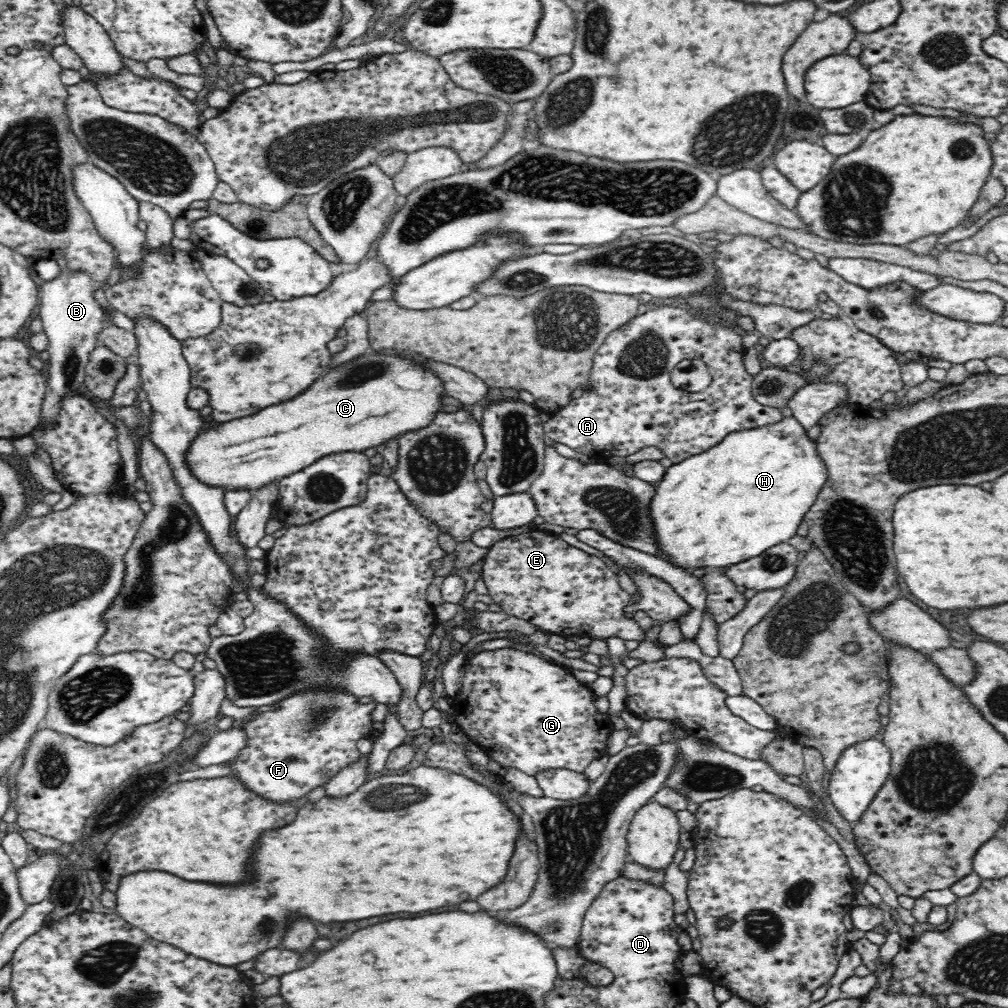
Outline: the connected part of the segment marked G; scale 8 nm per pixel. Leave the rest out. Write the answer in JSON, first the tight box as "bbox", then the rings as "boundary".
{"bbox":[452,647,614,776],"boundary":[[[508,647],[491,651],[481,651],[475,654],[472,664],[467,666],[465,675],[463,676],[461,690],[452,698],[452,715],[455,719],[456,728],[464,731],[464,734],[469,737],[471,742],[479,745],[494,762],[497,762],[504,768],[512,766],[512,768],[518,768],[518,770],[530,776],[534,776],[538,770],[548,769],[568,769],[582,774],[592,761],[605,756],[606,742],[608,742],[608,738],[610,738],[610,735],[614,732],[614,723],[612,720],[610,720],[606,713],[601,714],[598,712],[596,706],[594,706],[596,697],[593,690],[586,684],[576,680],[569,672],[569,669],[550,660],[543,659],[538,655],[525,653],[520,651],[520,649]]]}

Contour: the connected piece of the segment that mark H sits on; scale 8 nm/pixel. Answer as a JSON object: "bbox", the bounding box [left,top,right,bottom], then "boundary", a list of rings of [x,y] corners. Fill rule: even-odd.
{"bbox":[648,416,825,569],"boundary":[[[794,416],[784,417],[779,424],[768,425],[760,429],[743,430],[738,433],[730,433],[718,445],[706,452],[691,456],[686,461],[679,462],[678,465],[669,466],[664,473],[663,479],[659,482],[658,487],[648,504],[649,524],[651,524],[651,536],[653,548],[661,560],[666,561],[670,566],[677,569],[707,568],[707,569],[728,569],[732,565],[738,565],[741,562],[754,558],[762,554],[766,549],[787,542],[796,535],[796,530],[812,506],[822,484],[825,482],[825,466],[821,464],[820,457],[816,456],[815,441],[808,437],[806,429],[802,427],[800,421]]]}

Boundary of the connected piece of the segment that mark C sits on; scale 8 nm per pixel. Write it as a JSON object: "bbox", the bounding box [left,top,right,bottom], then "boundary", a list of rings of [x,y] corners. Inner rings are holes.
{"bbox":[186,351,446,492],"boundary":[[[369,351],[325,370],[308,390],[288,402],[272,404],[252,416],[234,418],[198,434],[186,452],[186,462],[192,474],[206,486],[222,490],[244,488],[252,492],[299,473],[321,458],[342,453],[340,450],[361,452],[364,448],[374,448],[392,438],[400,438],[406,432],[426,429],[444,411],[446,398],[446,382],[438,370],[430,367],[428,359],[422,361],[404,351]]]}

